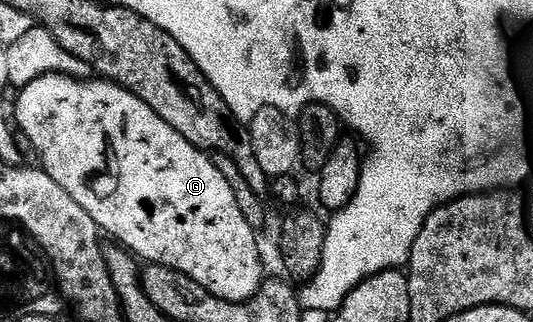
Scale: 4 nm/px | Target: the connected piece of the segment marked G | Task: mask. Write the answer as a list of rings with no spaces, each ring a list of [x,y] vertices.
[[[44,75],[20,88],[18,95],[21,96],[17,99],[16,130],[27,137],[29,146],[34,152],[37,150],[37,155],[41,158],[39,163],[43,170],[56,183],[63,185],[63,189],[67,189],[67,193],[71,193],[71,197],[75,197],[75,201],[79,201],[79,205],[87,209],[87,213],[91,213],[98,228],[108,238],[109,235],[113,238],[110,240],[116,241],[138,260],[146,259],[144,261],[146,264],[170,267],[191,277],[191,281],[203,285],[203,289],[207,289],[220,299],[226,299],[232,303],[245,303],[258,291],[263,282],[263,272],[259,252],[255,247],[255,228],[247,225],[247,220],[243,217],[242,210],[239,209],[235,193],[228,184],[227,178],[216,168],[212,158],[206,152],[191,145],[191,141],[187,141],[183,133],[179,133],[167,121],[163,121],[163,117],[159,117],[159,113],[155,113],[155,109],[151,109],[147,101],[135,97],[135,93],[131,93],[120,83],[110,83],[109,80],[100,77],[74,77],[72,75]]]

